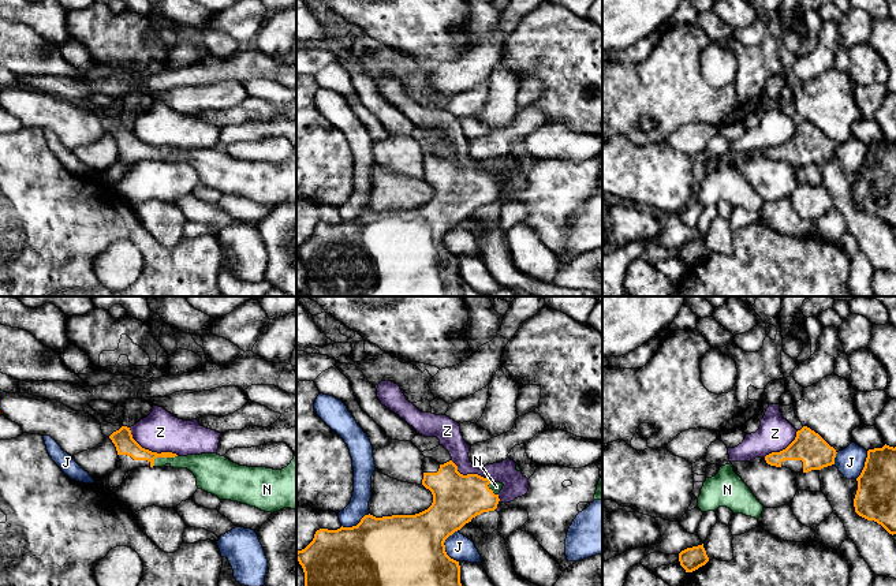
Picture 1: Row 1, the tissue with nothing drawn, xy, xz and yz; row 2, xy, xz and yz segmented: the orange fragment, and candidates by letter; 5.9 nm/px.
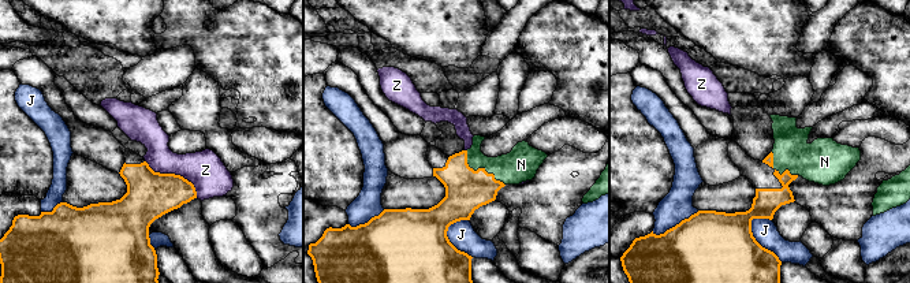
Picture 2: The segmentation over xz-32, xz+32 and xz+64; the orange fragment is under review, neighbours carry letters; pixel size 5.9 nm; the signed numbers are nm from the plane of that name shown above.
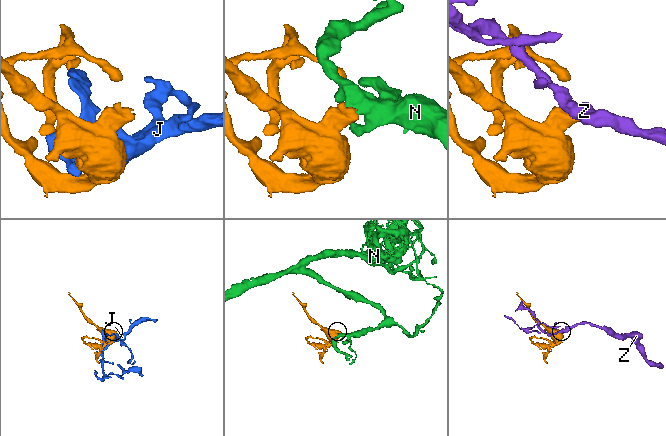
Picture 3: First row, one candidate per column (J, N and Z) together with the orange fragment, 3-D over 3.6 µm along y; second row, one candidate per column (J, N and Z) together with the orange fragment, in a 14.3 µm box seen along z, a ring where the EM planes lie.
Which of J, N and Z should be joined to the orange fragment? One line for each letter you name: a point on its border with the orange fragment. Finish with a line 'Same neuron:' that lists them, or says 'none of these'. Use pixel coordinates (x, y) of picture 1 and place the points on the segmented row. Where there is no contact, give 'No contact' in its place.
N: Touches orange at xy (163, 456)
Same neuron: N

